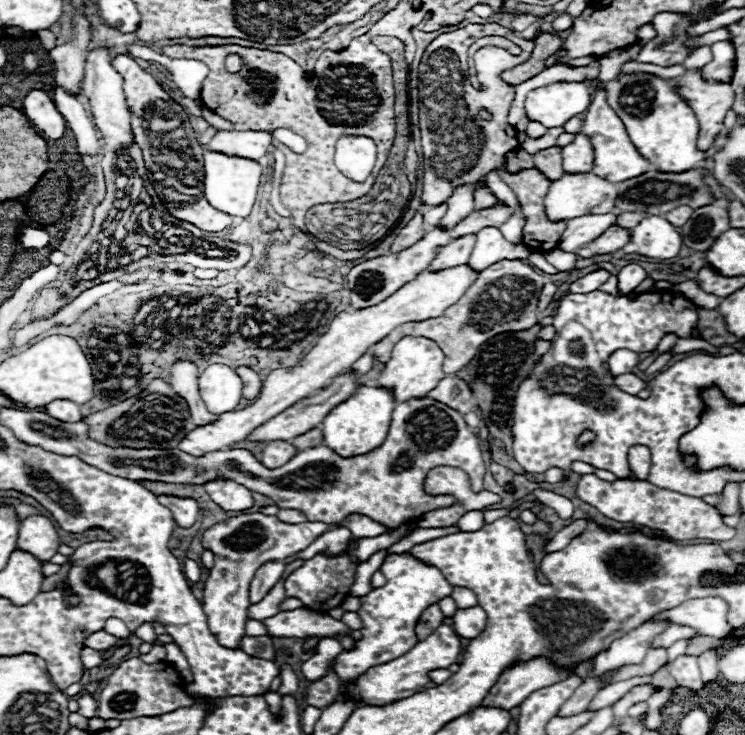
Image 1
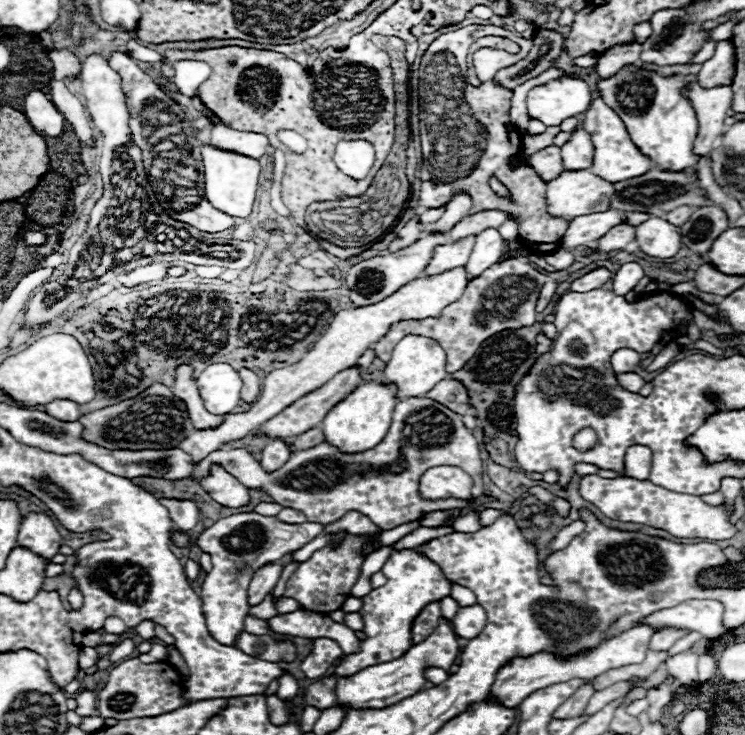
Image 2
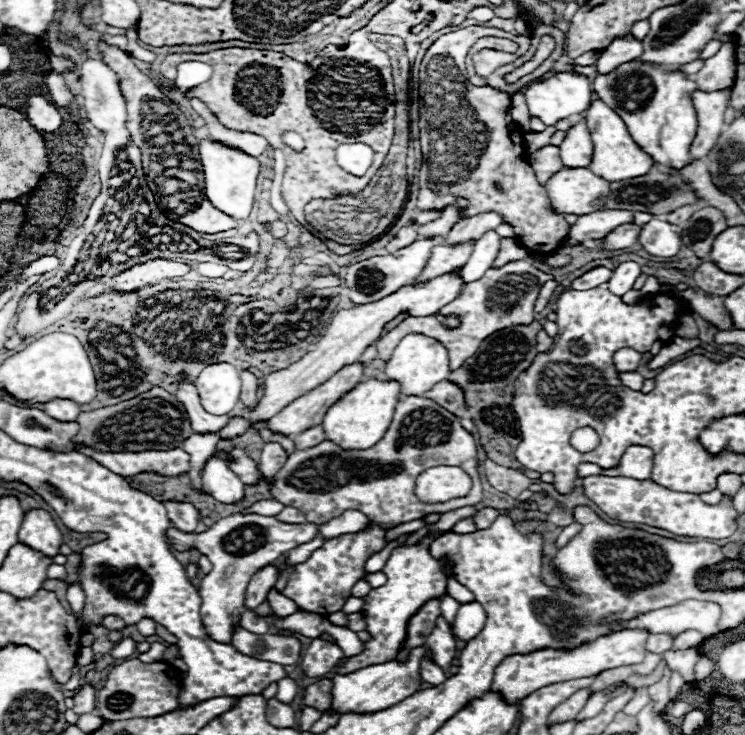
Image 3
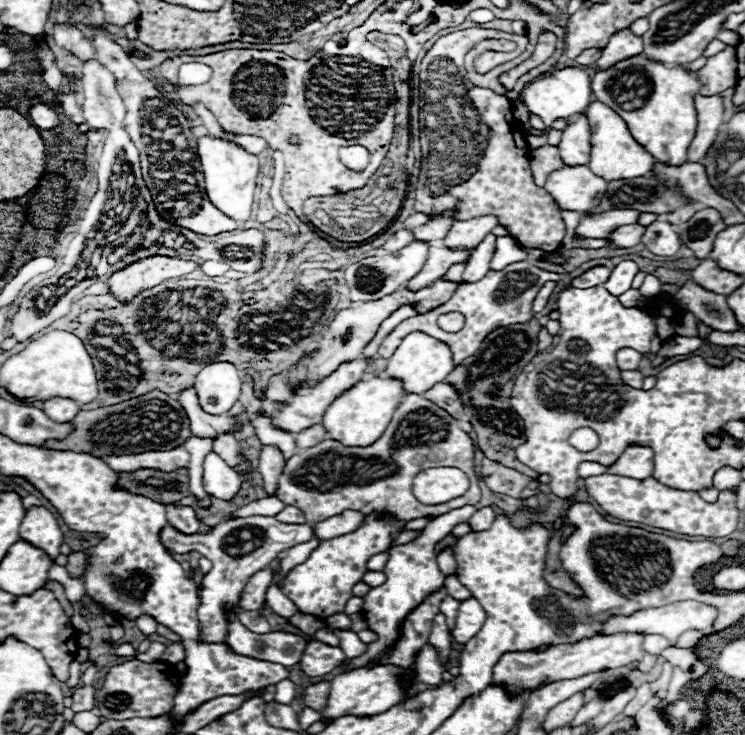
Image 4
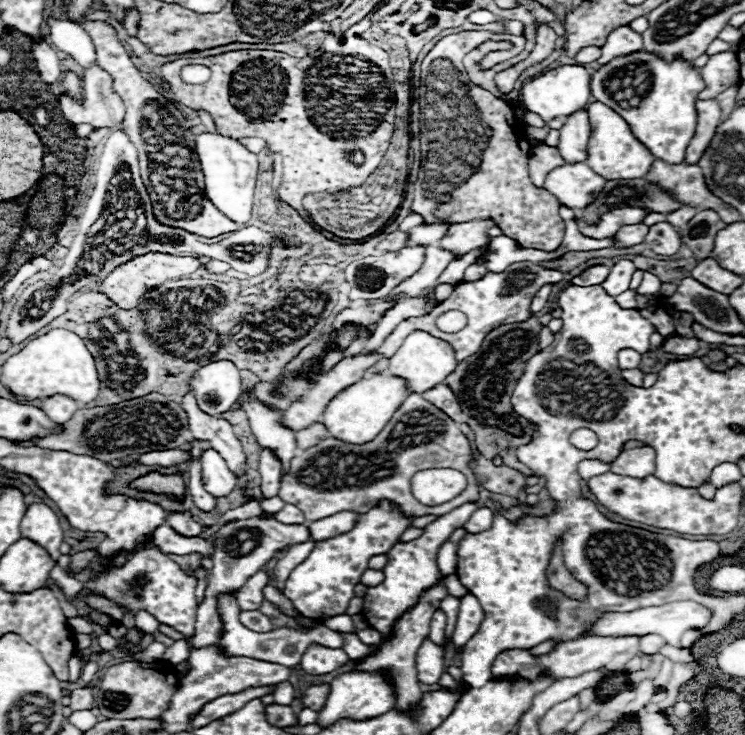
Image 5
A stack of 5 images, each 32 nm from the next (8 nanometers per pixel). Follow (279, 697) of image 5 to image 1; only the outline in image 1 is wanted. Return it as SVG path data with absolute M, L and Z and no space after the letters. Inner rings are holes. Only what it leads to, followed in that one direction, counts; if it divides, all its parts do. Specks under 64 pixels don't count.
M288 664L282 666L280 678L282 678L282 684L280 684L280 688L278 688L278 694L280 694L280 696L296 694L296 690L298 690L298 678L296 678L296 674L290 670Z

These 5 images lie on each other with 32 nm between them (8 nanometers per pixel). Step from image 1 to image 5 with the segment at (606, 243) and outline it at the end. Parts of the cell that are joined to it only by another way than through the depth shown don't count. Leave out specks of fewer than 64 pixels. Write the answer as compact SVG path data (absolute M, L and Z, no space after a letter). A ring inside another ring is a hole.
M634 224L634 226L622 226L618 232L616 232L616 242L618 246L636 246L636 244L642 244L646 234L648 234L648 228L646 224Z

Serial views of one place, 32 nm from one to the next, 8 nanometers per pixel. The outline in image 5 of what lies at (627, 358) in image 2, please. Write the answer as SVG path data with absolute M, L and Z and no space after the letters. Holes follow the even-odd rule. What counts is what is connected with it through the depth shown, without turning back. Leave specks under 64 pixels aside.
M624 348L624 350L618 352L620 370L632 370L632 368L638 368L638 364L640 364L640 354L636 350Z

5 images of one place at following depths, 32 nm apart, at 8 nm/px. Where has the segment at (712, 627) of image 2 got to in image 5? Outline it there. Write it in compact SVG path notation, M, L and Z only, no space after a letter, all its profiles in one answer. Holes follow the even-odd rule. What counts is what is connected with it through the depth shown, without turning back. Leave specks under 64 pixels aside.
M670 602L662 606L638 608L634 612L604 612L598 620L594 620L584 636L644 636L644 634L658 634L668 644L680 646L680 636L690 628L702 628L708 624L712 612L696 602Z

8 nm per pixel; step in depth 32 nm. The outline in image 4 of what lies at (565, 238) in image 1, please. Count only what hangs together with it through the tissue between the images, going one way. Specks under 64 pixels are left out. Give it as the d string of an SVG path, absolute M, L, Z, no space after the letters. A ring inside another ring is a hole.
M608 210L594 218L582 218L576 234L580 238L608 238L618 226L636 224L640 218L638 210Z

